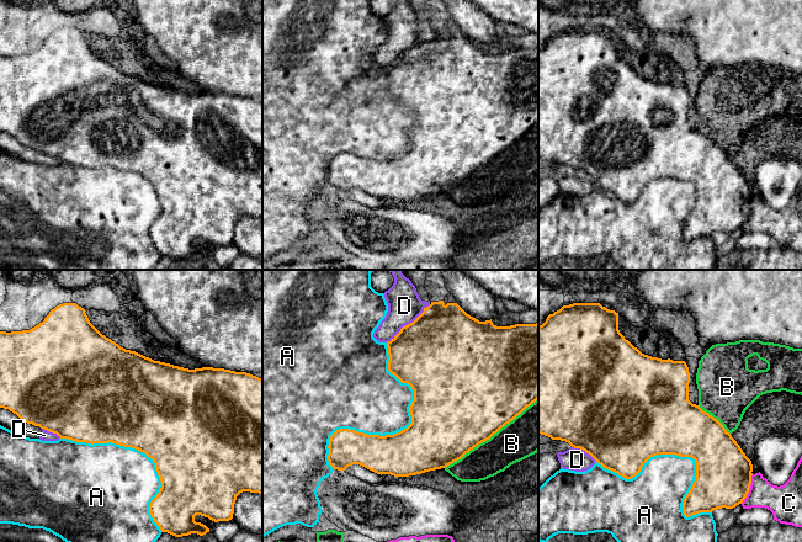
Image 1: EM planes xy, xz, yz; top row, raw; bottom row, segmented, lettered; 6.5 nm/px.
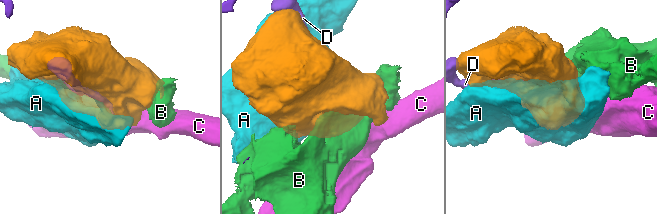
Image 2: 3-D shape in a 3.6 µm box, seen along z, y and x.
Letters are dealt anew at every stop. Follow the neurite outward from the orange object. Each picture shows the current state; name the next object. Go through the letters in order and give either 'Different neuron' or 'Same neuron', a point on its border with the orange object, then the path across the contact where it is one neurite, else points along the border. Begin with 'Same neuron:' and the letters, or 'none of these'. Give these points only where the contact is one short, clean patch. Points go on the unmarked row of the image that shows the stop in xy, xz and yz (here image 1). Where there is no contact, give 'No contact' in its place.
Same neuron: none of these
A: Different neuron. Touches orange at xz (397, 157)
B: Different neuron. Touches orange at xz (490, 160)
C: Different neuron. Touches orange at yz (749, 212)
D: Different neuron. Touches orange at xz (408, 48)

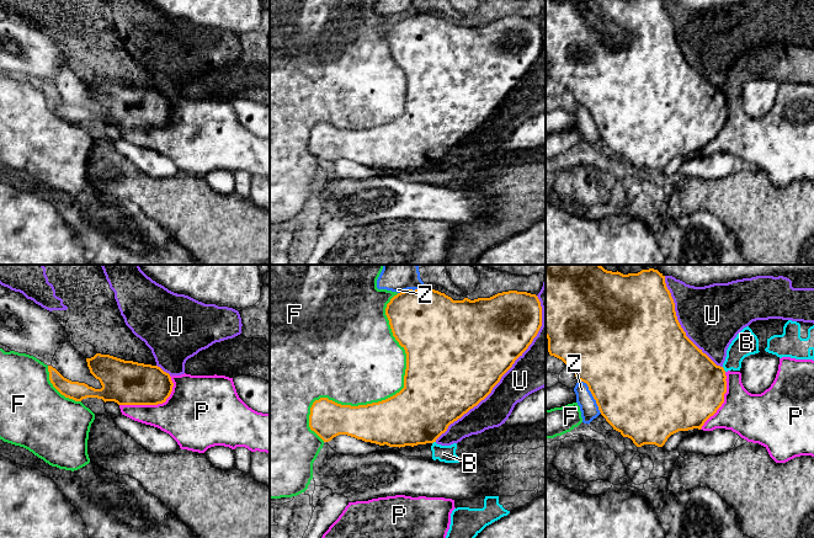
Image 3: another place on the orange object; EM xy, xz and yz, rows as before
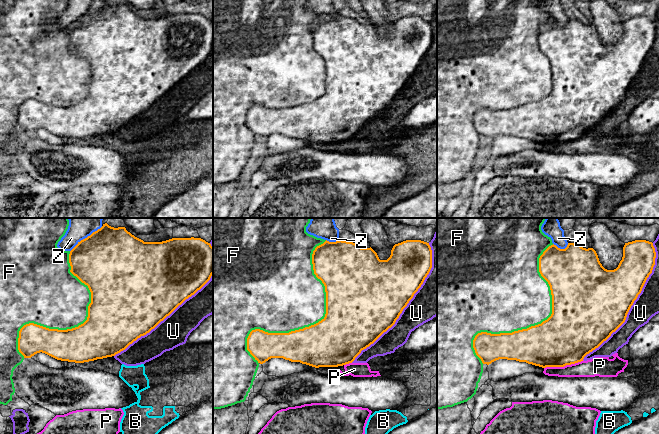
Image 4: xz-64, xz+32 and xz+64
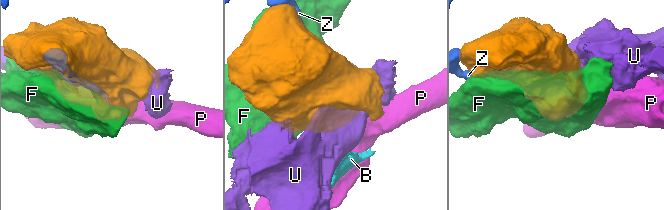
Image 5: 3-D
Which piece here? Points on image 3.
Same neuron: none of these
B: Different neuron. Touches orange at yz (723, 94). Boundary: yz (722, 91), (725, 95)
F: Different neuron. Touches orange at xz (386, 123)
P: Different neuron. Touches orange at xy (154, 128)
U: Different neuron. Touches orange at xz (506, 95)
Z: Different neuron. Touches orange at yz (591, 117)

